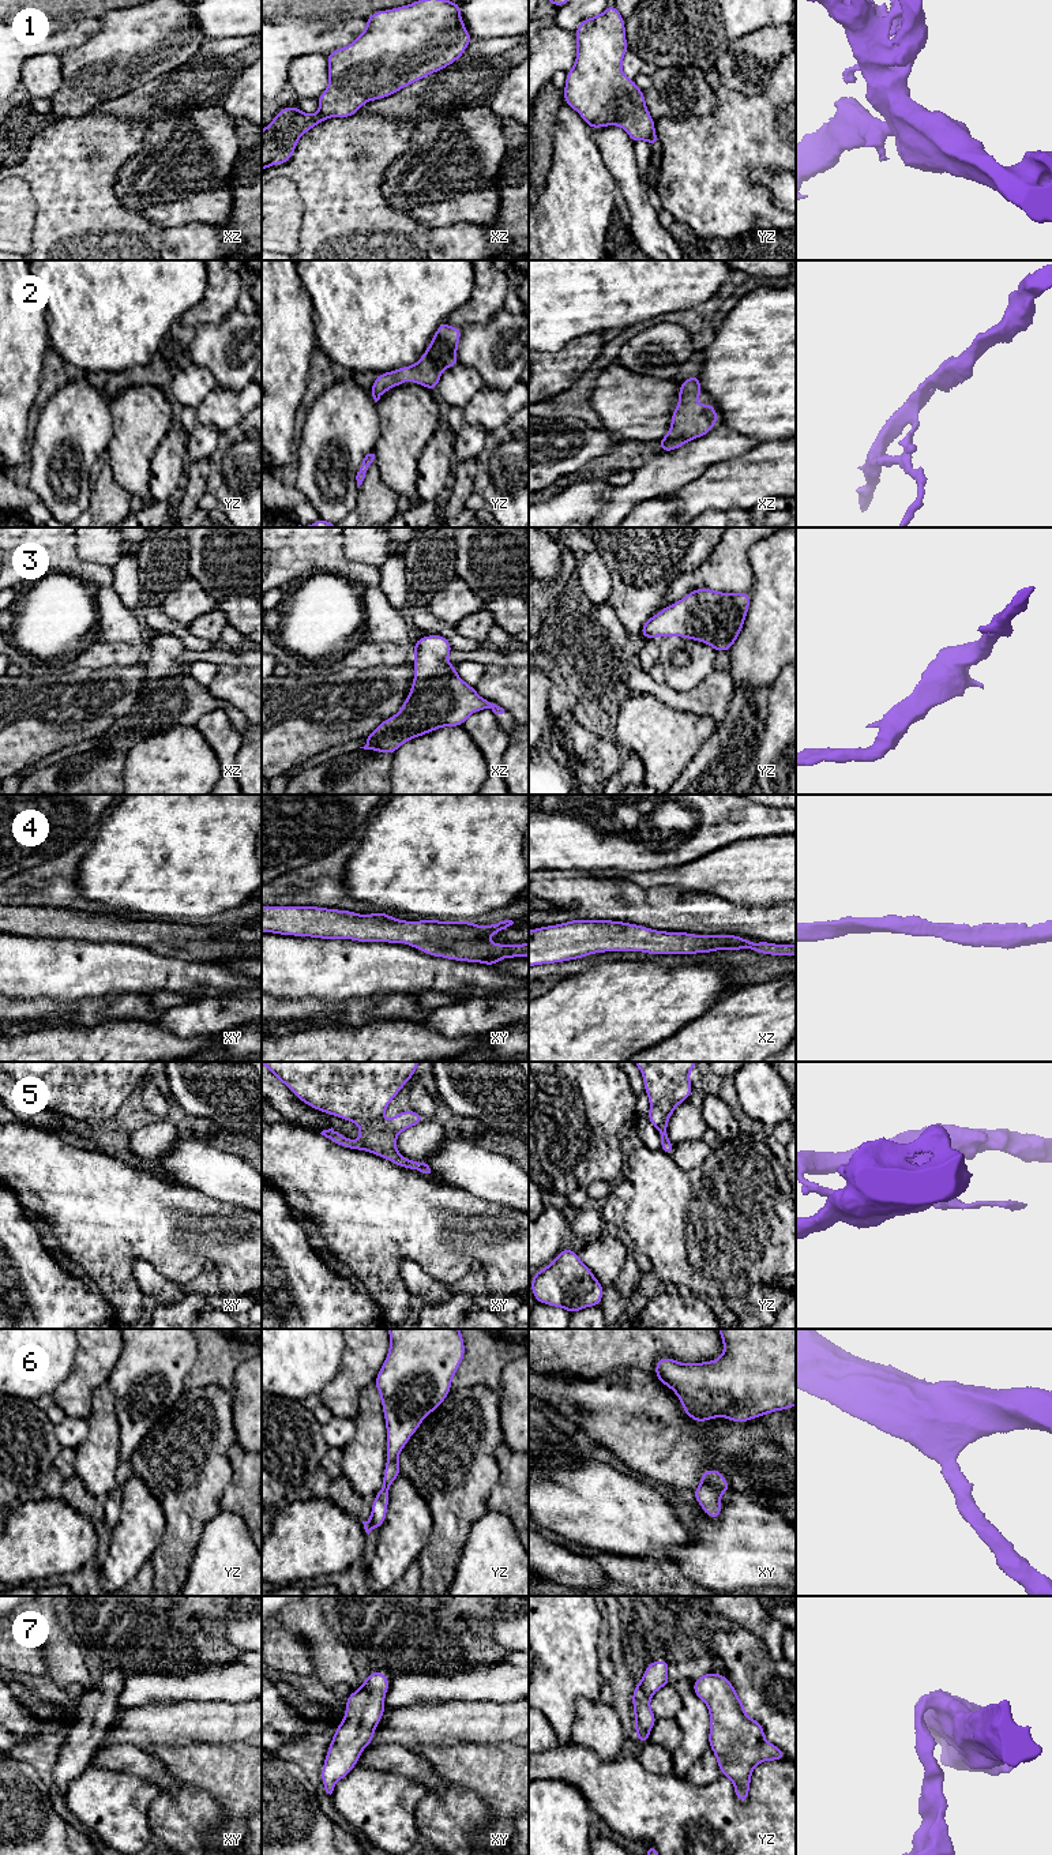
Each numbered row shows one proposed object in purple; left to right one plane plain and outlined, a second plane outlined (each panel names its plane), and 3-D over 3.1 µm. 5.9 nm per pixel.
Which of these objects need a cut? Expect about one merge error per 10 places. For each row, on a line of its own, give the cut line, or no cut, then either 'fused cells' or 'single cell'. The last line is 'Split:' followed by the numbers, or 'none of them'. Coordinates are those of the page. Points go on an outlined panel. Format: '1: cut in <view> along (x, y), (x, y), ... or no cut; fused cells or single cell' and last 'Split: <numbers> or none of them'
1: cut in xz along (318, 113), (325, 119); fused cells
2: no cut; single cell
3: no cut; single cell
4: no cut; single cell
5: cut in xy along (380, 1119), (360, 1126); fused cells
6: no cut; single cell
7: no cut; single cell
Split: 1, 5

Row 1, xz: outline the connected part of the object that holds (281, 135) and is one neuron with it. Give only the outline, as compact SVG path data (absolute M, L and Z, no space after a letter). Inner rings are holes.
M294 105L282 108L262 129L262 172L275 164L286 164L293 157L298 139L324 120L319 113L308 114Z

